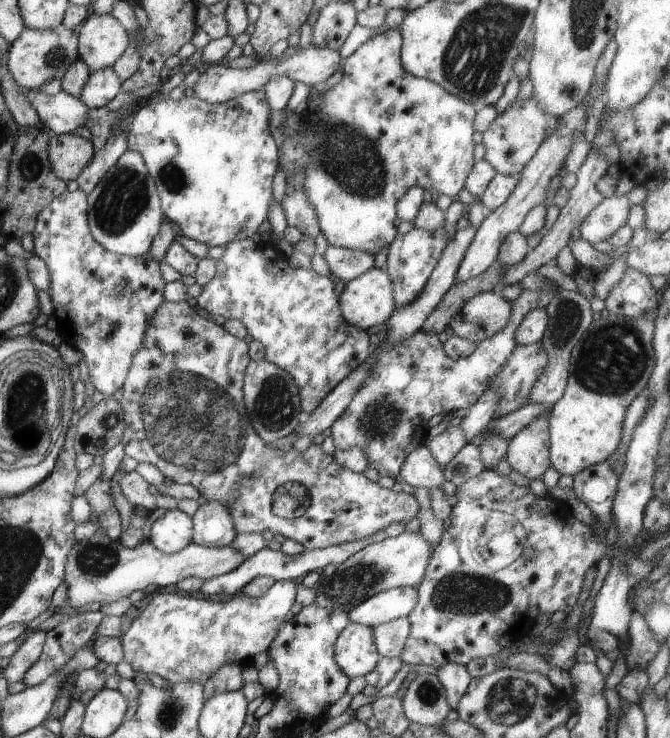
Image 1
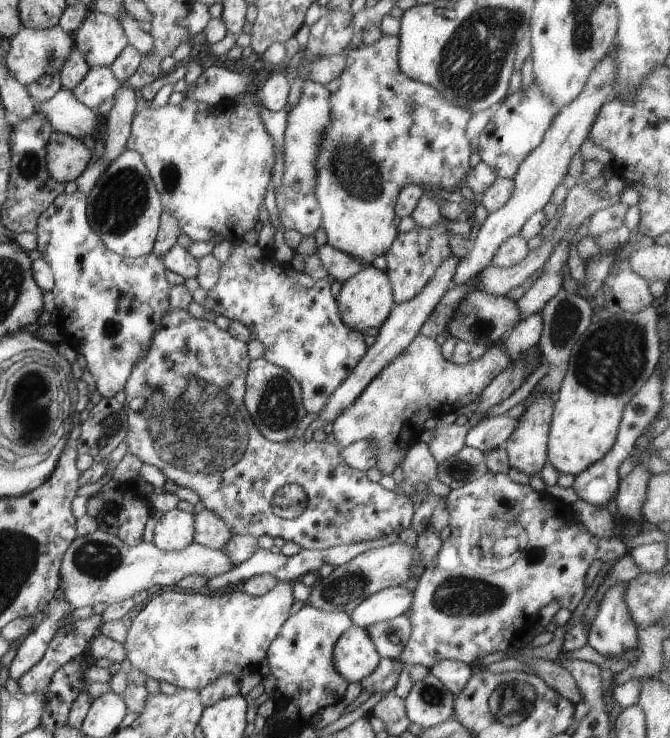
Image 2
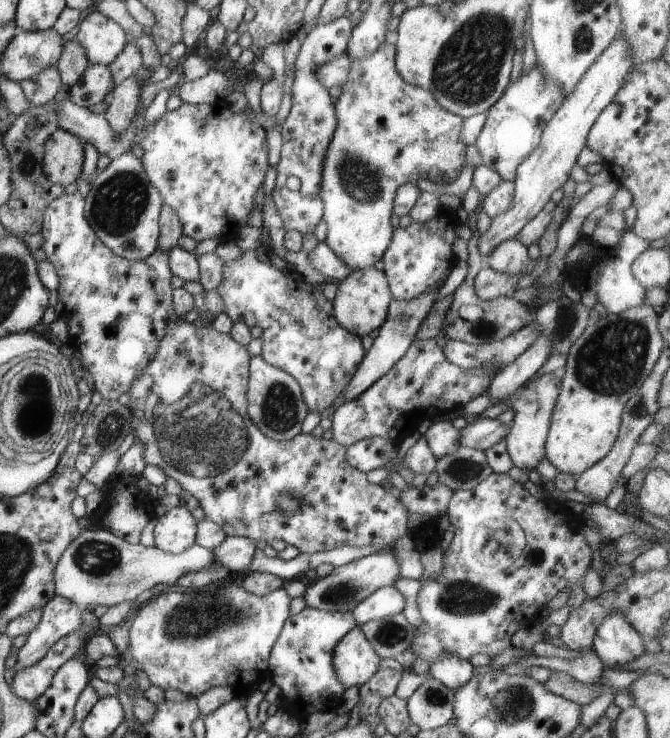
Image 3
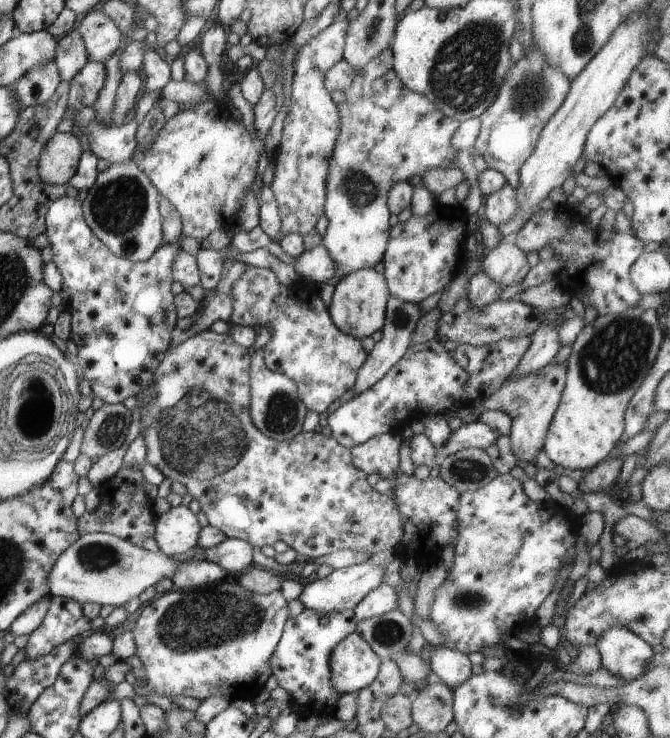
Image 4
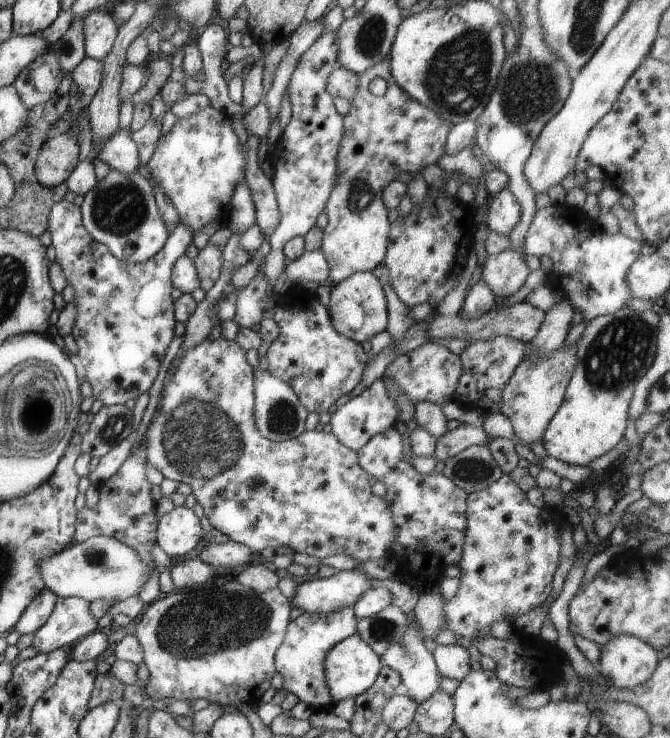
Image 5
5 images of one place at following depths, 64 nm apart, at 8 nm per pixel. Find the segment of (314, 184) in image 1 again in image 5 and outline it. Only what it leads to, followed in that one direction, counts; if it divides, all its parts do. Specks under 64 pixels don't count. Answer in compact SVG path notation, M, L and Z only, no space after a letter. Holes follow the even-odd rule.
M388 57L358 74L357 78L355 96L348 102L347 116L342 118L344 129L336 154L337 176L332 184L332 192L324 204L327 224L322 229L319 249L327 261L327 280L330 280L331 285L345 280L353 273L370 272L385 258L390 223L387 219L388 210L381 198L383 187L401 172L419 173L427 164L437 164L437 159L444 153L445 136L453 126L397 86L390 73ZM378 76L386 82L386 90L382 96L375 96L367 89L369 81Z

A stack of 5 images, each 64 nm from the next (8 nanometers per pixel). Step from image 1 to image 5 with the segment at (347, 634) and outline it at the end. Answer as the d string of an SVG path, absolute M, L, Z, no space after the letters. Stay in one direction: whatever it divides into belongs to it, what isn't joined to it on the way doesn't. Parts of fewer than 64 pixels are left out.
M353 633L334 644L325 653L322 662L322 673L332 704L335 705L344 698L355 698L358 694L365 692L375 682L381 667L382 664L379 662L377 654L357 636L357 633Z

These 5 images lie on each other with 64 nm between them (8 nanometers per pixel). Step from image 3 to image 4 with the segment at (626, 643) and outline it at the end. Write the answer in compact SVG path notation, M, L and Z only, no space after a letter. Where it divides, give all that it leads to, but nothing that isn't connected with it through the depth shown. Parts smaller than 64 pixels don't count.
M610 627L595 646L600 654L601 668L624 683L648 671L647 662L653 654L651 647L629 629Z

